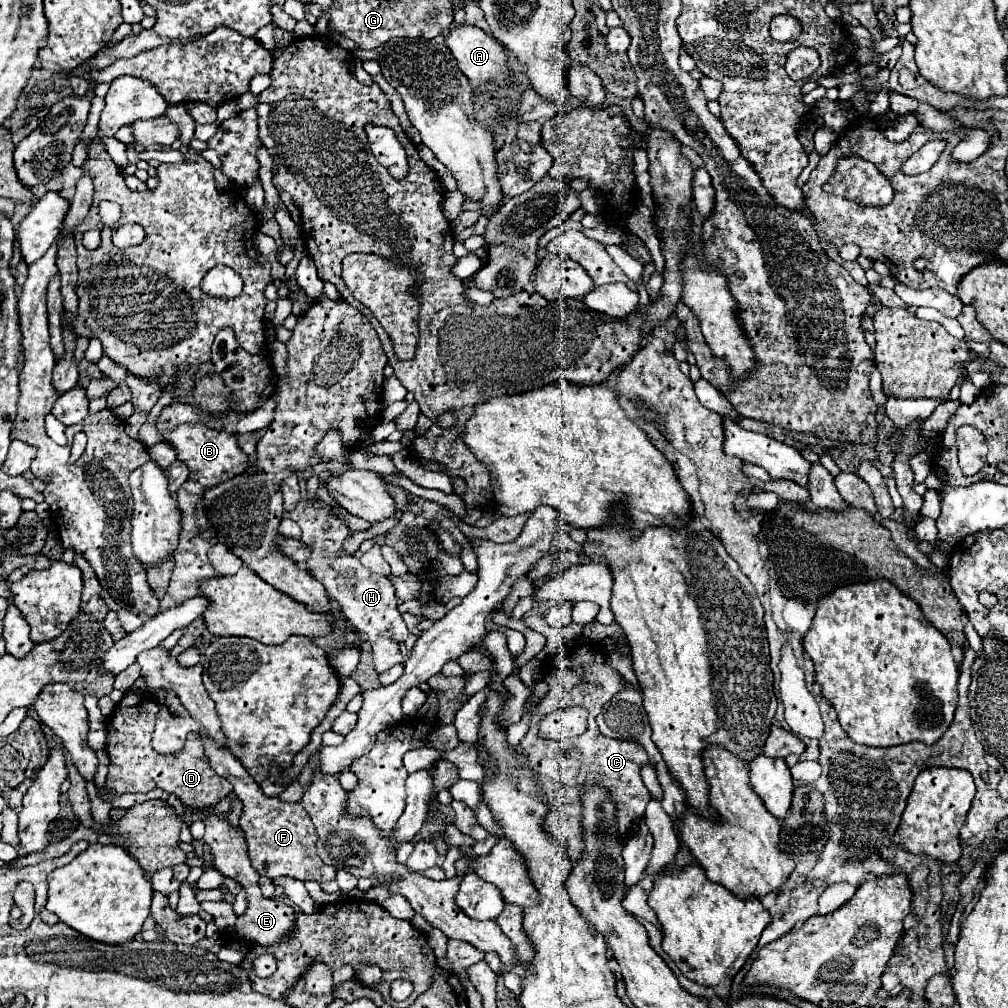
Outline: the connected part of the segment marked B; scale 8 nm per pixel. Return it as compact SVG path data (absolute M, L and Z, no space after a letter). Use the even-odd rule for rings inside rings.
M180 425L174 431L166 431L164 439L176 447L178 459L188 465L188 469L192 471L190 477L200 481L204 489L234 479L236 475L244 473L248 467L248 455L238 447L238 439L234 433L216 431L206 425Z

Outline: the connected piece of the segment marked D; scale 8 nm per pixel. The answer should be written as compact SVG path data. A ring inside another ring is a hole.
M126 693L122 701L116 705L116 713L108 717L108 757L110 771L106 777L106 789L120 793L148 793L154 787L164 789L166 793L174 793L184 805L190 807L210 807L216 805L224 795L232 791L230 781L216 775L204 755L202 739L190 733L184 749L176 755L158 755L152 745L154 721L160 711L160 705L150 699L150 693Z

